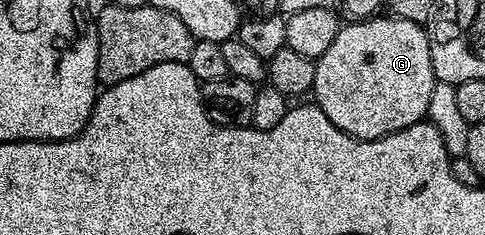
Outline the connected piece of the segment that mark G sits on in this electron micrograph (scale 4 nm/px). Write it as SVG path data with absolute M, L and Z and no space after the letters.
M373 16L371 19L356 19L338 31L334 43L326 47L321 57L315 58L316 70L312 93L321 113L343 133L349 133L363 141L373 141L403 129L409 129L429 116L432 92L438 88L434 67L430 59L430 43L423 24L416 24L404 17Z

